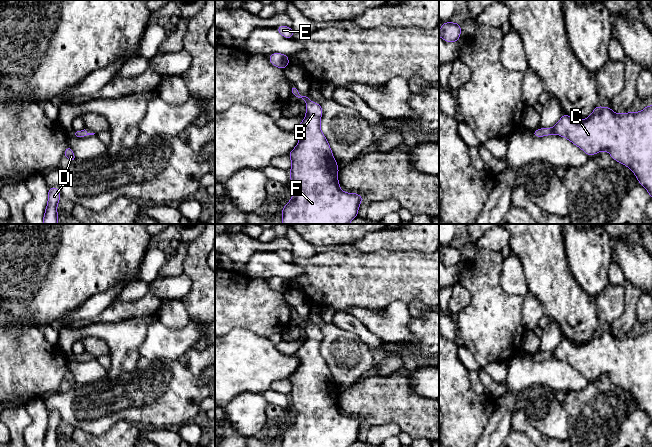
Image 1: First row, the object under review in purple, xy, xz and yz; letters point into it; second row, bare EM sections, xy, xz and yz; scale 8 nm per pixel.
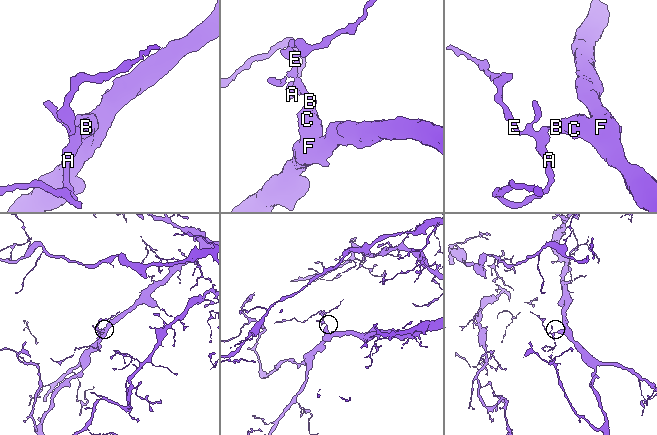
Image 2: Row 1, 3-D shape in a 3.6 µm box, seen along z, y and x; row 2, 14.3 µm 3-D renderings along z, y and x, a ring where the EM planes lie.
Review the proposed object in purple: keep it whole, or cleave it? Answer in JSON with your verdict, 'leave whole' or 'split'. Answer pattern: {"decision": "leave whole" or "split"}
{"decision": "leave whole"}

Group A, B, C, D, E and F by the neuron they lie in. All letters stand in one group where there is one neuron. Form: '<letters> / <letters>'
A B C D E F

